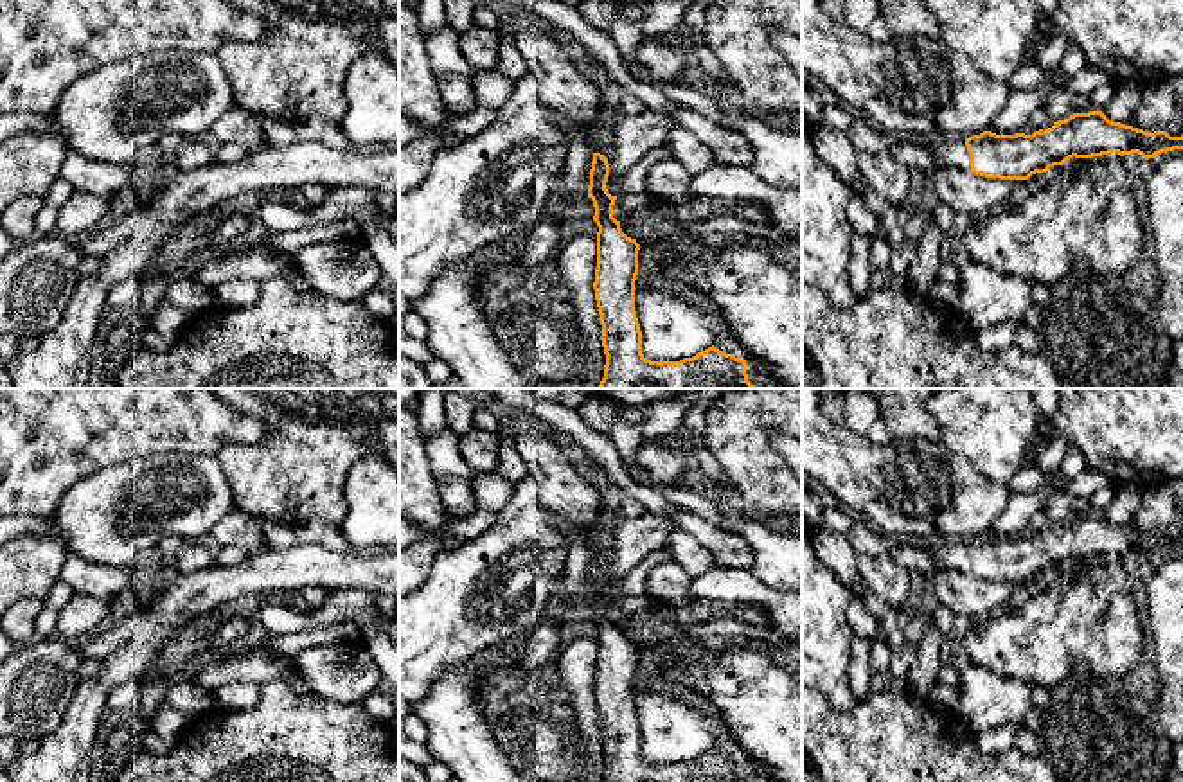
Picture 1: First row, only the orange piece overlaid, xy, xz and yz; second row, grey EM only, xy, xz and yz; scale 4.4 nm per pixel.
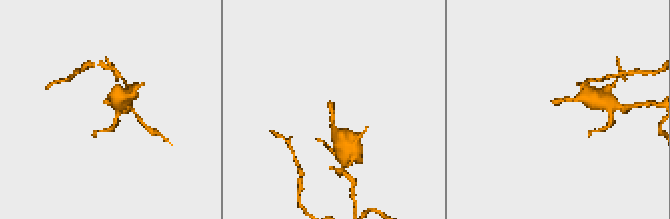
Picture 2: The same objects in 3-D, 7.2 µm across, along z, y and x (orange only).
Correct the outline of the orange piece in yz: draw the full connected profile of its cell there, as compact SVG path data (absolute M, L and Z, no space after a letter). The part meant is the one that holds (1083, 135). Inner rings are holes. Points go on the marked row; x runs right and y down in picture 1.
M1102 111L1073 113L1032 135L996 135L983 131L969 138L940 138L928 146L937 165L973 171L985 178L1028 180L1070 158L1093 158L1109 153L1138 153L1145 160L1183 149L1183 135L1143 131L1109 120Z

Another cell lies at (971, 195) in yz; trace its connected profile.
M958 167L933 169L933 187L938 200L949 205L956 216L982 219L1016 201L1045 173L1036 173L1028 180L1000 180L962 171Z

